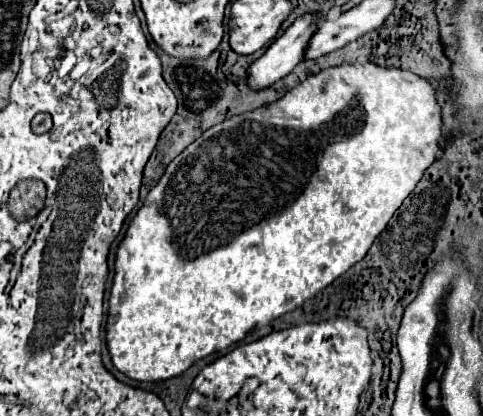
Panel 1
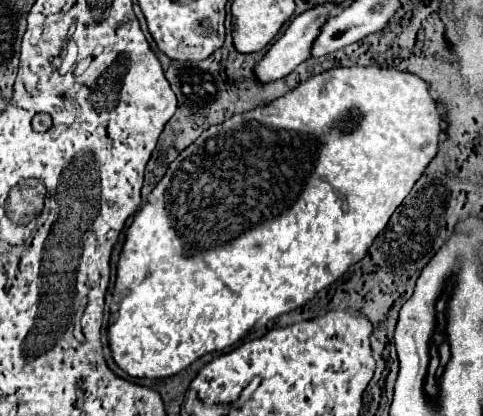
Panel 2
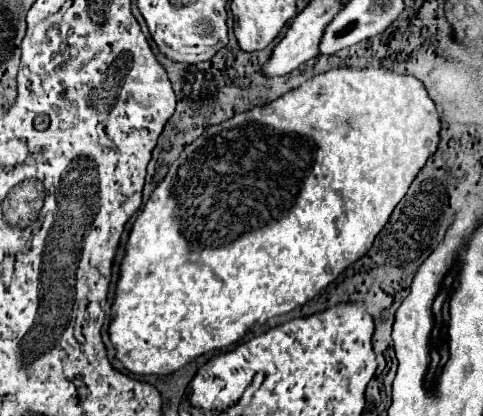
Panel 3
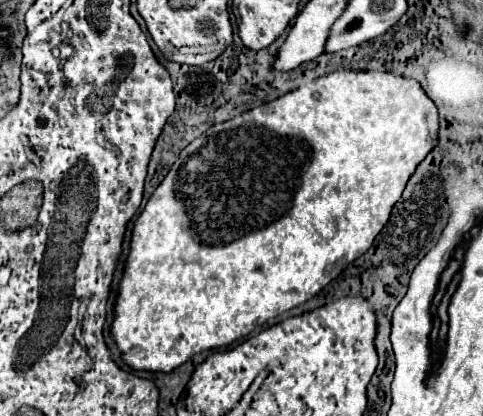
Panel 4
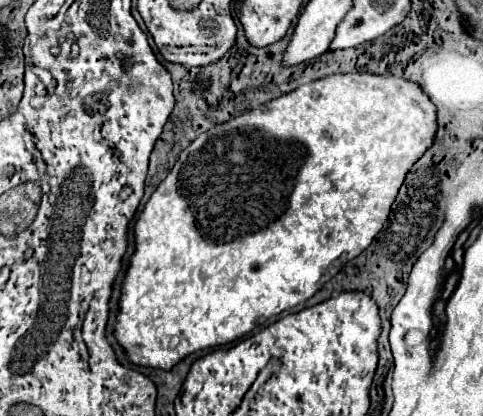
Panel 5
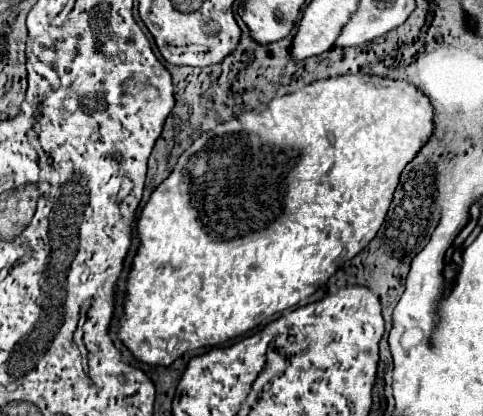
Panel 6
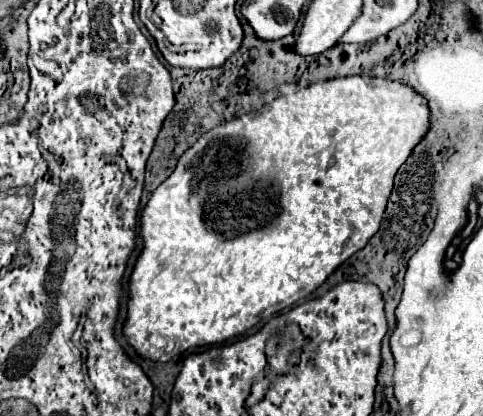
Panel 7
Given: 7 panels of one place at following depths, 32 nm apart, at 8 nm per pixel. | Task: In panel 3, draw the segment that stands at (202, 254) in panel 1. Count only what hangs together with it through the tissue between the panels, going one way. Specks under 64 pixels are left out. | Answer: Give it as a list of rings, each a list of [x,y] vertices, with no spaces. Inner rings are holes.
[[[384,68],[328,70],[266,106],[256,106],[244,114],[236,114],[234,118],[222,124],[206,128],[202,136],[188,144],[182,154],[172,162],[168,174],[154,188],[150,200],[140,210],[130,228],[126,254],[120,262],[120,276],[112,302],[114,308],[110,310],[112,320],[108,328],[110,342],[116,350],[116,360],[120,360],[130,374],[168,376],[206,352],[222,350],[236,344],[256,324],[264,324],[274,316],[286,314],[296,306],[312,300],[322,288],[334,282],[344,272],[344,268],[348,268],[348,264],[360,260],[360,256],[368,252],[372,240],[386,226],[396,204],[406,196],[410,184],[424,168],[426,160],[436,152],[440,140],[438,134],[440,116],[424,84],[414,76],[398,74]]]

